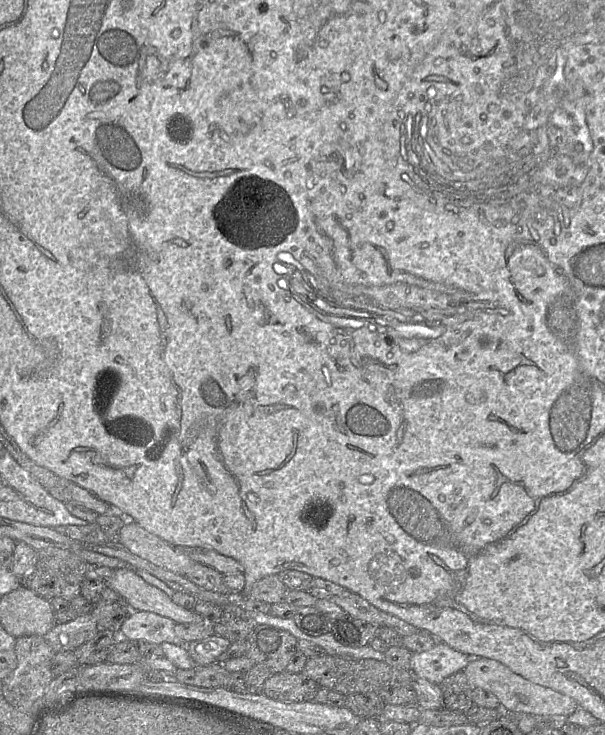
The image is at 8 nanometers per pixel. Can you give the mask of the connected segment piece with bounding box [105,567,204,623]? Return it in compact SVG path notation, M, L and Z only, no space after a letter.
M130 567L113 570L105 583L128 603L132 611L153 612L170 618L175 623L204 621L194 610L187 610L174 603L171 597L147 583Z

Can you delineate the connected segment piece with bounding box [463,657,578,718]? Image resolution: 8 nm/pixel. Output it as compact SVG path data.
M483 657L471 659L463 671L471 688L478 687L493 693L498 698L500 707L508 711L565 718L578 708L577 702L571 697L551 688L530 682L493 659Z

